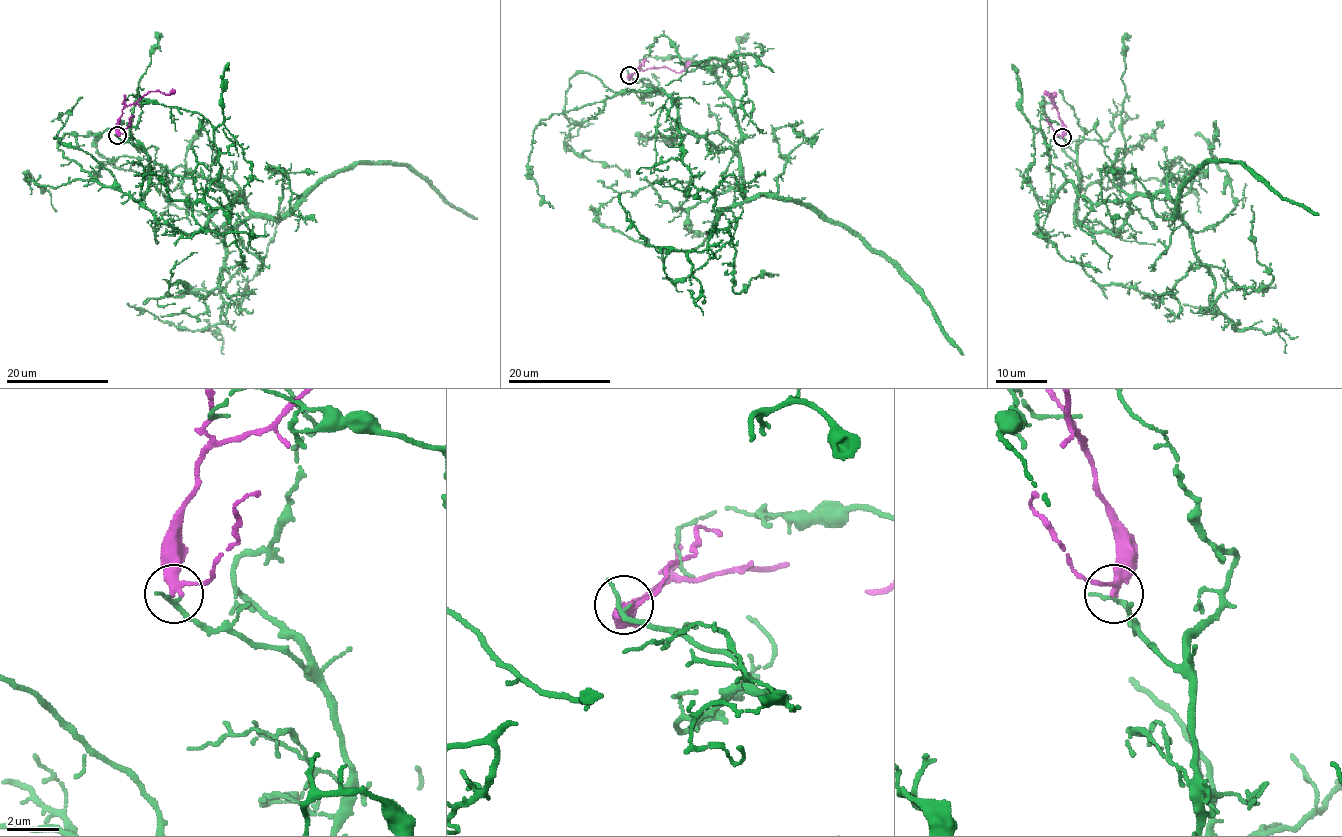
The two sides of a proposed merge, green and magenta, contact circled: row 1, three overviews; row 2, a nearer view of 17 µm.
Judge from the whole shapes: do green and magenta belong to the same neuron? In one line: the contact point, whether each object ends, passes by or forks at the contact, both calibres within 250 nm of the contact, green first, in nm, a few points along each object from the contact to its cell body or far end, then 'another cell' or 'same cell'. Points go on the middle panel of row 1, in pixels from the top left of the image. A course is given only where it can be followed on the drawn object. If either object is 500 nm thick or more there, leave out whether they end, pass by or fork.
at (629, 75); green ends there; magenta passes by; 220 nm thick on the green side, 320 nm on the other; green runs (629, 74), (661, 89), (693, 133), (733, 149), (747, 199), (805, 203), (859, 236), (963, 354); magenta runs (629, 74), (640, 70), (666, 67), (679, 72), (689, 61); another cell

